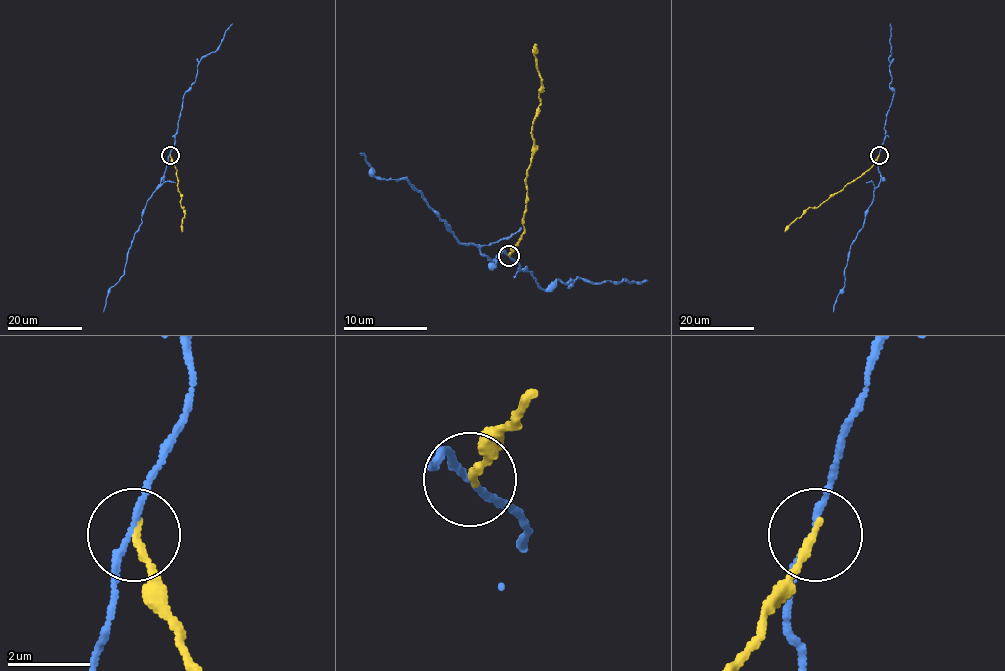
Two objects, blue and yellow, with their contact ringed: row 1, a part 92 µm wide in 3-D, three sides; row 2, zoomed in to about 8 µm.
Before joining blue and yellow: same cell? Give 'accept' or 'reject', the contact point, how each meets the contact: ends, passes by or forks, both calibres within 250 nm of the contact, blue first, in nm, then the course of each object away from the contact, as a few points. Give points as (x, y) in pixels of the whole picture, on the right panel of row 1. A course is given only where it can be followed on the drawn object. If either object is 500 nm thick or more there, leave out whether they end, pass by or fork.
reject | (879, 155) | blue passes by | yellow ends | 140/190 nm | blue via (879, 155), (877, 164), (880, 181), (874, 191), (865, 223), (850, 246), (845, 287), (836, 298), (833, 311) | yellow via (879, 155), (868, 169), (816, 207), (808, 207), (784, 232)

